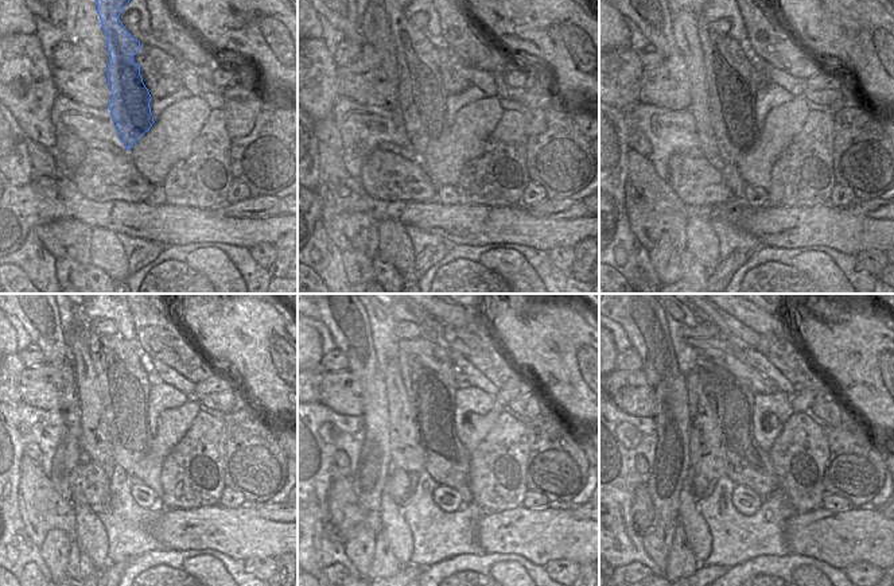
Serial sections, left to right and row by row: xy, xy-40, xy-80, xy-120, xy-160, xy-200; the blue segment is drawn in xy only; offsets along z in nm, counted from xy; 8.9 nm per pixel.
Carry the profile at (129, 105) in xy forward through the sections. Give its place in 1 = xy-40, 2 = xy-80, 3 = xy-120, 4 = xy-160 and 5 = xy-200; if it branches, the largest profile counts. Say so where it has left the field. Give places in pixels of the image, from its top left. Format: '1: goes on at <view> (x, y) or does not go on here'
1: goes on at xy-40 (426, 119)
2: goes on at xy-80 (731, 119)
3: goes on at xy-120 (127, 419)
4: goes on at xy-160 (446, 461)
5: goes on at xy-200 (746, 464)

